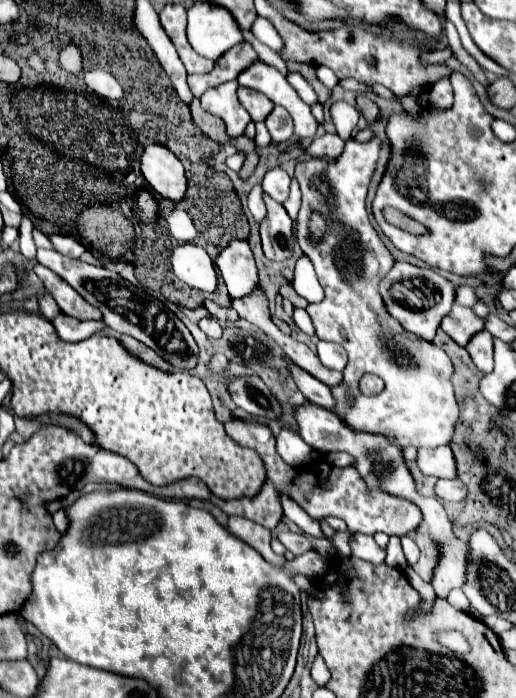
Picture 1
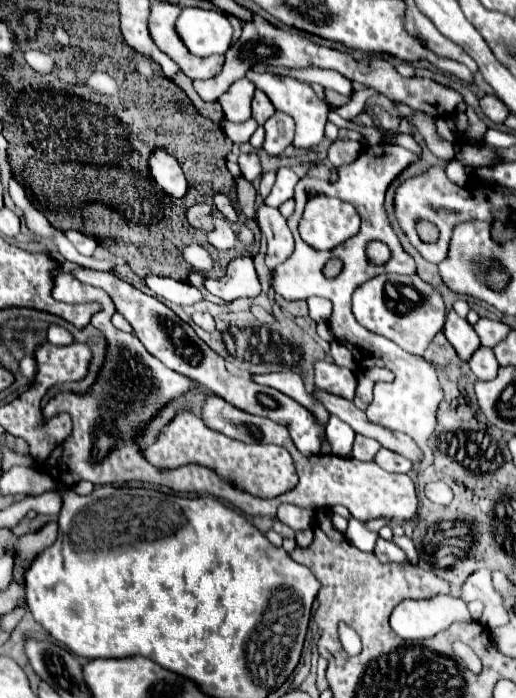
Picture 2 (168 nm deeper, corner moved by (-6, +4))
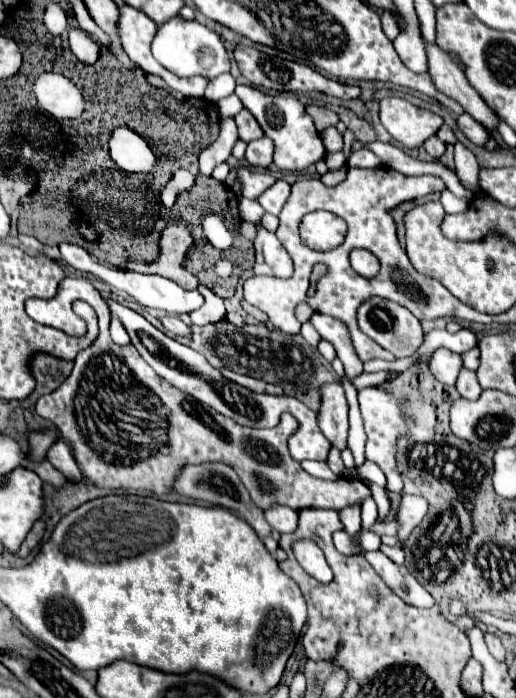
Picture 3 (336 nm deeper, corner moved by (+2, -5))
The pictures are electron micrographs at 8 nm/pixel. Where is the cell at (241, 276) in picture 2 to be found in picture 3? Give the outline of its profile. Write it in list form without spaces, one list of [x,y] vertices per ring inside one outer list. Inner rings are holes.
[[[118,269],[120,291],[128,293],[140,305],[148,309],[158,309],[166,313],[192,313],[202,305],[202,295],[194,291],[184,291],[172,281],[166,281],[158,275],[142,275],[132,271]]]

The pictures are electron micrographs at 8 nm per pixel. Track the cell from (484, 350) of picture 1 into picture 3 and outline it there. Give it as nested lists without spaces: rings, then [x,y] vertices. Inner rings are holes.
[[[462,369],[460,375],[458,375],[458,379],[456,379],[456,391],[458,391],[460,397],[464,397],[464,399],[470,399],[470,401],[478,399],[480,393],[482,393],[482,389],[480,389],[480,385],[478,385],[476,373],[470,373],[468,369]]]

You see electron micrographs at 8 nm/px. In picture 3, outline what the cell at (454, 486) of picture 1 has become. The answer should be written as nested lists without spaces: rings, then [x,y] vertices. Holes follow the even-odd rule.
[[[402,494],[398,511],[396,511],[396,523],[398,523],[398,541],[400,545],[408,539],[410,531],[420,525],[422,517],[428,511],[428,503],[420,495]]]

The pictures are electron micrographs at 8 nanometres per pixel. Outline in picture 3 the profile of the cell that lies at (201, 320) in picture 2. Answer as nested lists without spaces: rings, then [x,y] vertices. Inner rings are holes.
[[[166,315],[166,317],[160,317],[160,323],[174,335],[186,335],[190,337],[190,327],[184,325],[178,317],[172,317],[172,315]]]

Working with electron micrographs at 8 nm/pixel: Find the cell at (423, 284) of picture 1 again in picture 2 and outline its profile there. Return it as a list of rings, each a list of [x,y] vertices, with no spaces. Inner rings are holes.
[[[380,274],[368,280],[354,292],[352,312],[362,326],[394,340],[414,354],[424,354],[428,344],[442,330],[446,318],[442,294],[432,284],[424,282],[418,274]]]

